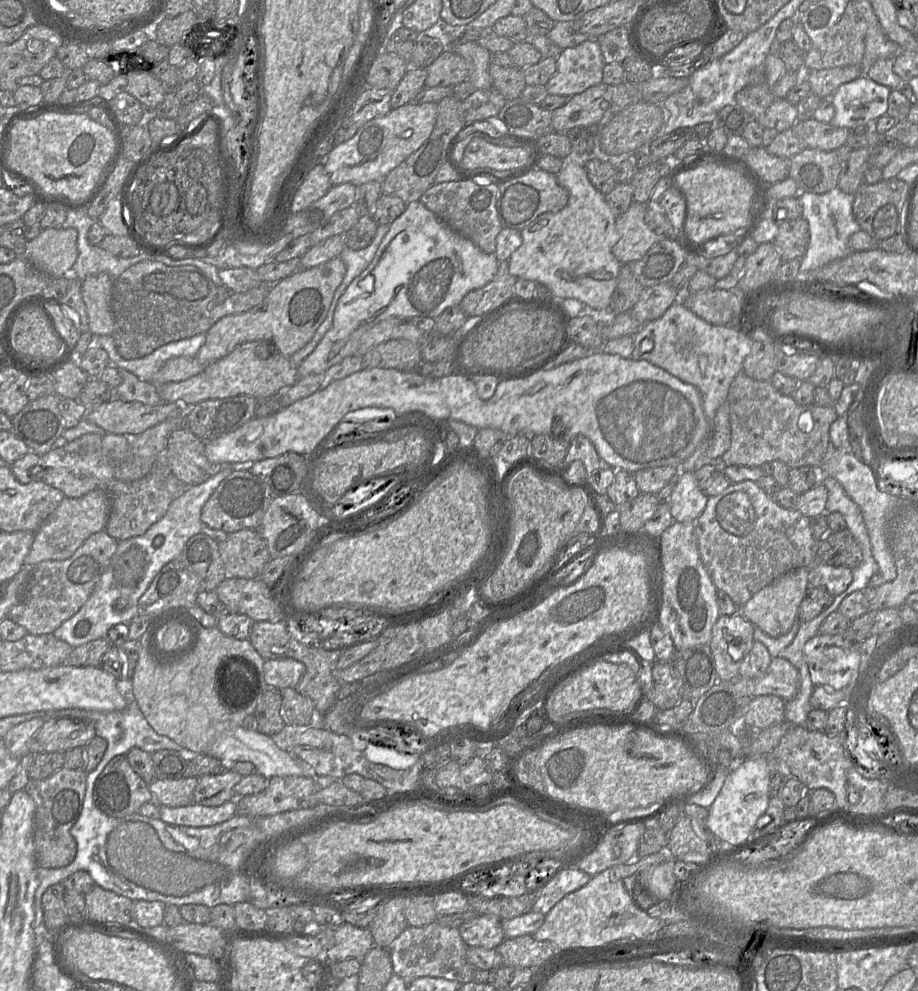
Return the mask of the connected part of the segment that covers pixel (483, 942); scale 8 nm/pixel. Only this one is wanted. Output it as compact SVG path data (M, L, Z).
M477 915L458 927L467 946L495 949L506 937L501 921L494 915Z

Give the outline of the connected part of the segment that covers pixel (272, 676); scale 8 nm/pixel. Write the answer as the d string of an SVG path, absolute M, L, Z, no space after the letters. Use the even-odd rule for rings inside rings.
M293 658L267 659L263 664L263 673L268 686L279 690L295 688L305 673L305 665Z

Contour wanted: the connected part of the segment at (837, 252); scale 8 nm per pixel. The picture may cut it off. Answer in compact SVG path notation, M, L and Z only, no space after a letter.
M835 187L823 194L799 192L802 217L808 222L810 240L805 255L800 259L800 275L808 275L825 265L849 256L853 251L850 237L861 230L853 214L854 194Z

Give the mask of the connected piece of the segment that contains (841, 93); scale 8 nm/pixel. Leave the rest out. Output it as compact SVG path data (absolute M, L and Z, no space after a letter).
M862 75L842 84L831 96L835 115L831 124L853 130L887 113L891 89Z

